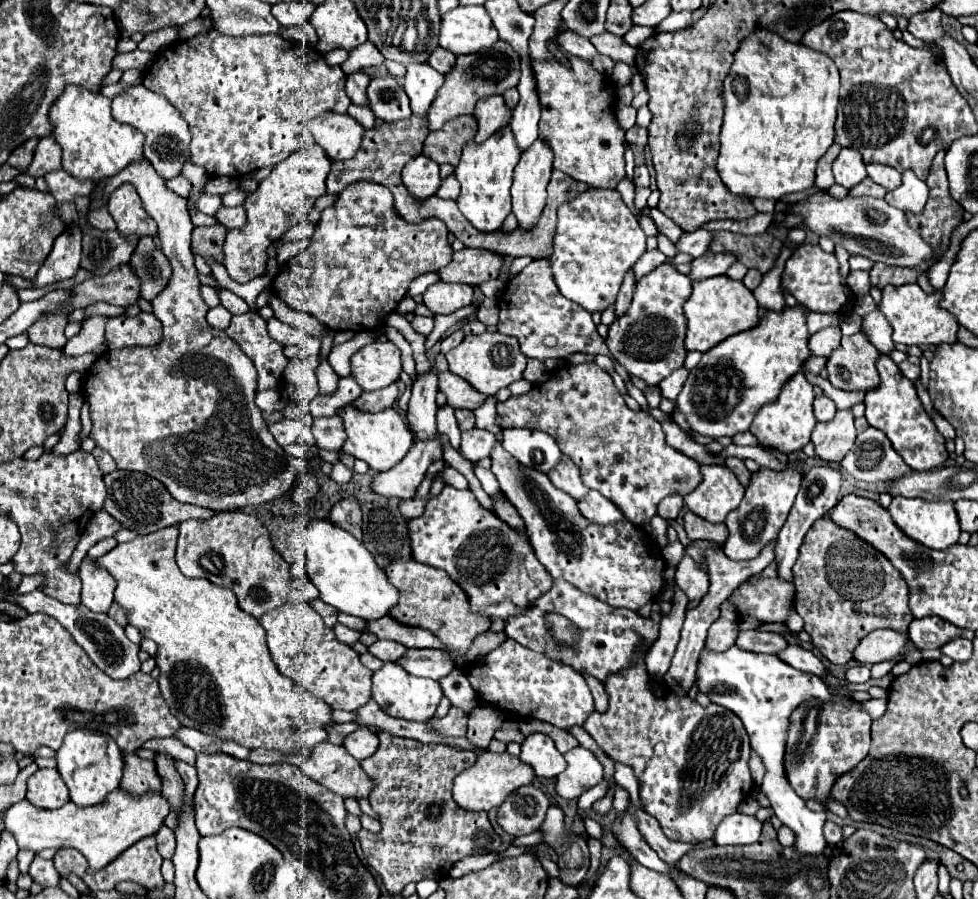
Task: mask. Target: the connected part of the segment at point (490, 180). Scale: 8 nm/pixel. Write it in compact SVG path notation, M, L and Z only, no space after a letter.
M503 128L489 136L485 142L469 142L463 148L463 156L459 166L455 168L455 176L461 182L461 194L457 198L457 206L463 216L479 230L479 232L497 232L505 218L511 214L511 182L513 168L517 166L521 154L515 150L515 138L511 138L511 128Z

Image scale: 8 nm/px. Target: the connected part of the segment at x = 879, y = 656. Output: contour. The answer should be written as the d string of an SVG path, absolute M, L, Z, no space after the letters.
M875 630L855 646L853 660L859 664L877 664L883 660L891 660L907 640L909 640L907 634L893 634L891 630Z

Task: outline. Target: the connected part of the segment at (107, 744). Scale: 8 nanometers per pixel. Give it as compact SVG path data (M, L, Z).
M73 730L63 738L55 760L57 772L69 788L71 802L81 808L103 802L109 792L119 788L123 774L123 752L115 746L113 738L107 738L107 734L95 734L93 730Z

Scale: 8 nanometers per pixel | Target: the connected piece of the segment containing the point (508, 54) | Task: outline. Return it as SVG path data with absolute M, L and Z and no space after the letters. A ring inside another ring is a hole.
M497 40L495 46L487 50L479 50L475 54L457 56L455 66L451 68L451 74L445 74L445 84L439 90L435 102L431 104L431 114L427 114L429 130L439 130L447 120L473 114L475 104L491 94L503 94L509 88L515 88L521 78L521 54L515 52L507 42Z

